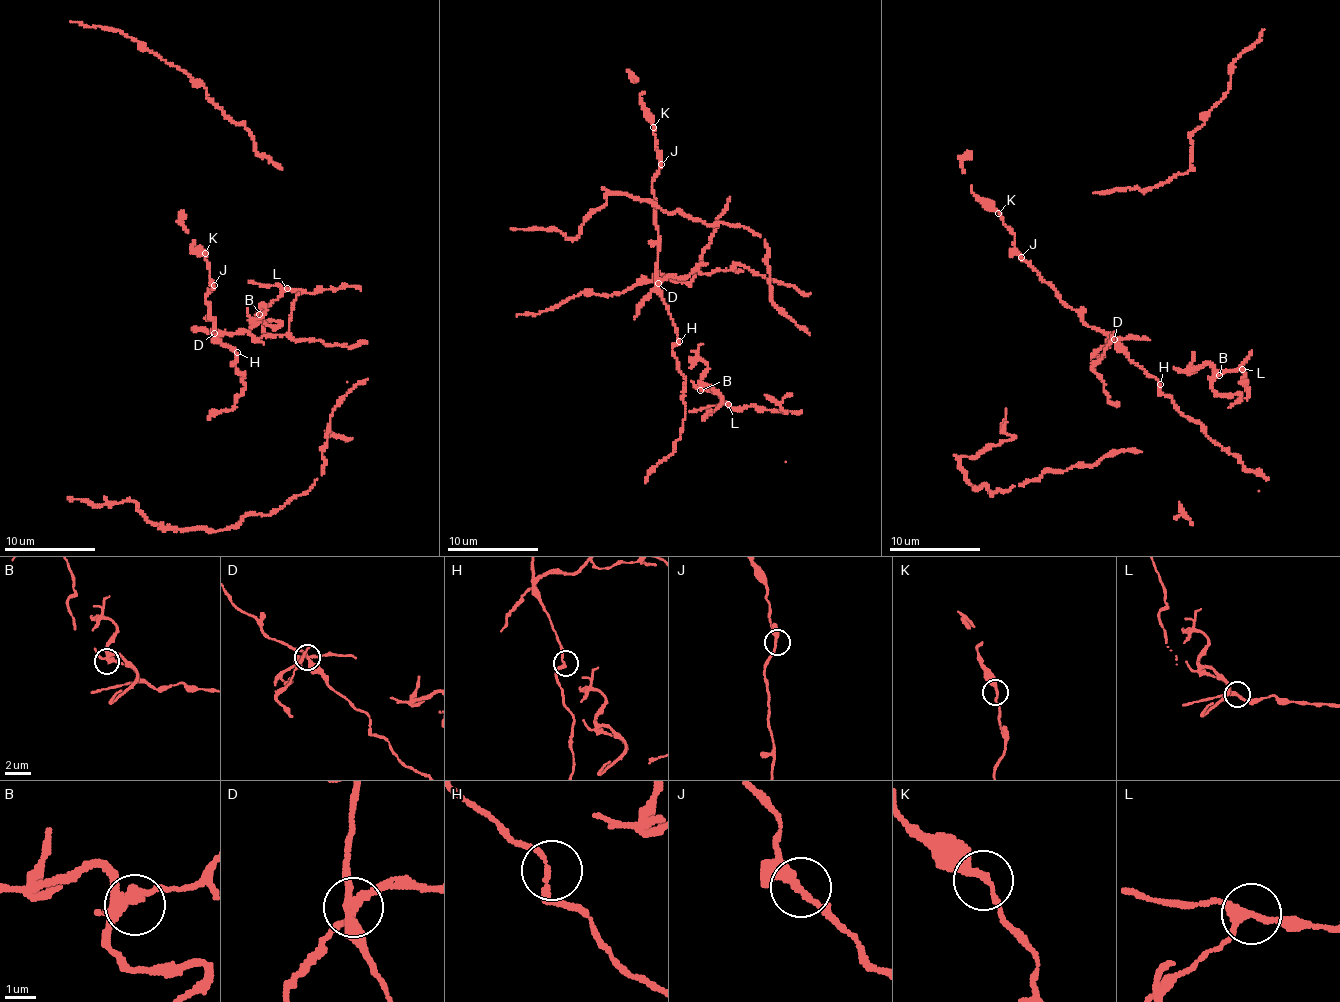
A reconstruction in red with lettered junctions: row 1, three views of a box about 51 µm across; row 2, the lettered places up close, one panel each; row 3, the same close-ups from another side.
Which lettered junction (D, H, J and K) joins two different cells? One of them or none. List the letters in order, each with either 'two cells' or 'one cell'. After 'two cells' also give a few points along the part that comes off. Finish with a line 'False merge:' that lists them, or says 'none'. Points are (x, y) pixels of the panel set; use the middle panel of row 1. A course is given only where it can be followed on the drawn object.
D: two cells
H: one cell
J: one cell
K: one cell
False merge: D

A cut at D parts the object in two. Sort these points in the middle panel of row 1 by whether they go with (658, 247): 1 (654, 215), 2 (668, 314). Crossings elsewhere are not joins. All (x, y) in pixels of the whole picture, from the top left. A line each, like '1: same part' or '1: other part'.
1: same part
2: same part

